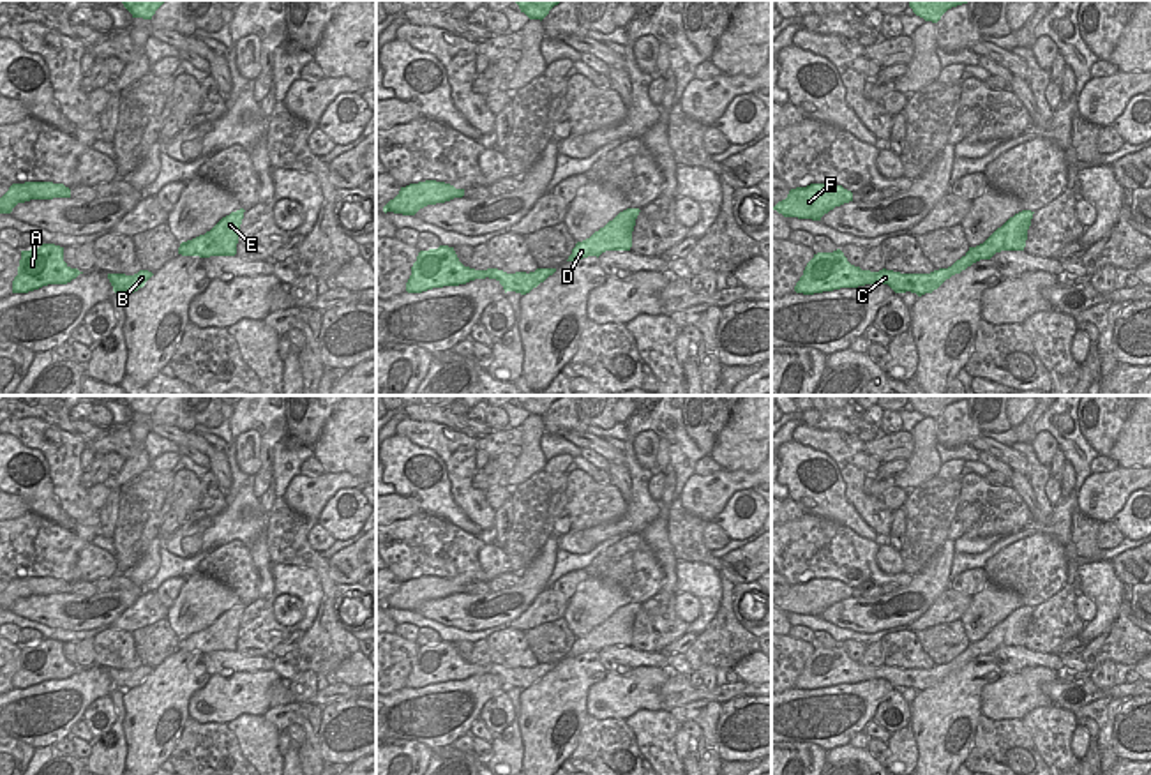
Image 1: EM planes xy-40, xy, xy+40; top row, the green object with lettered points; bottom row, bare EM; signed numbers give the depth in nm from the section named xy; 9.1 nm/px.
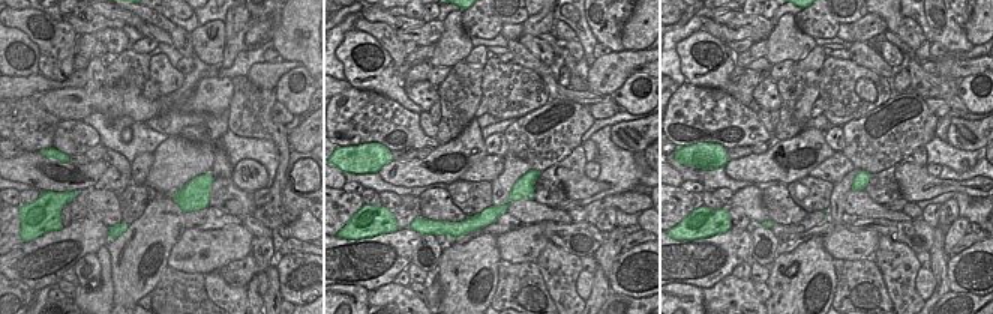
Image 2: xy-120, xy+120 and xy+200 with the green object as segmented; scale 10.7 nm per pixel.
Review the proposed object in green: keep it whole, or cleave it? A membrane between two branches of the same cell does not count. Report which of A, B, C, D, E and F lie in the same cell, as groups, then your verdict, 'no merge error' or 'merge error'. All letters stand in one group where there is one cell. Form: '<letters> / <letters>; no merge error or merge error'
A B C D E F; no merge error

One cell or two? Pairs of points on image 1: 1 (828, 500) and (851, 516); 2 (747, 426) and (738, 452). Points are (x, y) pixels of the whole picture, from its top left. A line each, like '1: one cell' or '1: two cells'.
1: one cell
2: one cell

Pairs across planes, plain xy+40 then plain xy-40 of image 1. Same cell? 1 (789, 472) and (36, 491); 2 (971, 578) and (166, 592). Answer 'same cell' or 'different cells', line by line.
1: same cell
2: same cell

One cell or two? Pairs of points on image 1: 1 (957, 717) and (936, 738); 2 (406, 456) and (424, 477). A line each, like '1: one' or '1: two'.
1: one
2: one

